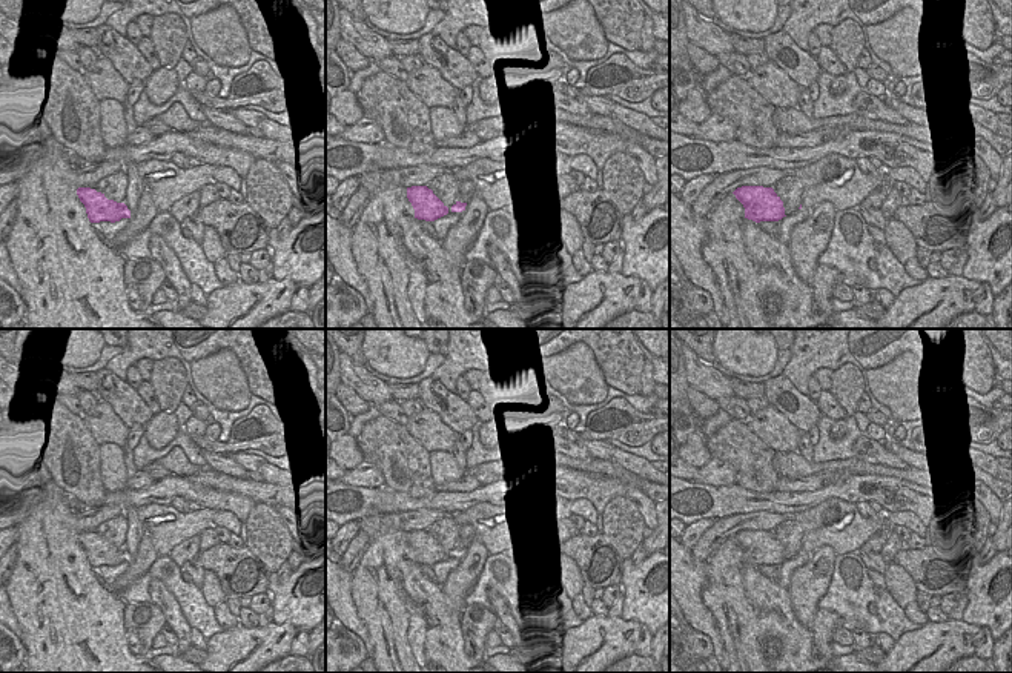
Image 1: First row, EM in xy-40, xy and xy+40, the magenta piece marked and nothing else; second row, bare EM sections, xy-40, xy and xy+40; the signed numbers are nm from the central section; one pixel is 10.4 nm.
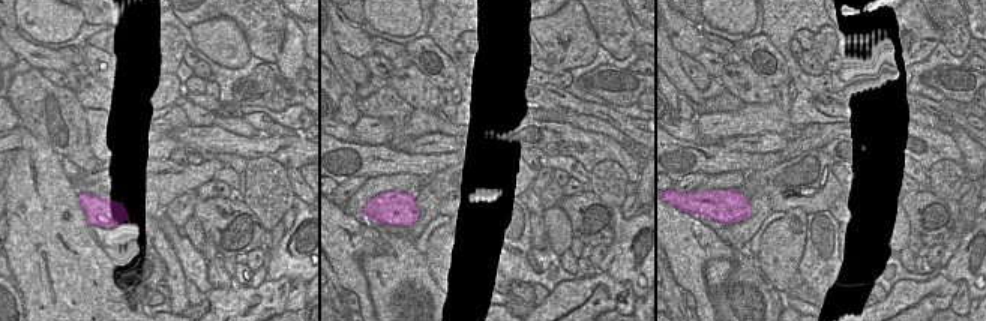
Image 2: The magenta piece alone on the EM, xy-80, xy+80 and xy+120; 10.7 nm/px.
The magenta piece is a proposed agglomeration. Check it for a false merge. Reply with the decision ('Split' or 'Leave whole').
Leave whole

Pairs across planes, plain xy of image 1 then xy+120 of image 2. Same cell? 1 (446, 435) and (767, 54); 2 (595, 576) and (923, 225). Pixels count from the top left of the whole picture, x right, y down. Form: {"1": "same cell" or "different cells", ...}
{"1": "different cells", "2": "same cell"}

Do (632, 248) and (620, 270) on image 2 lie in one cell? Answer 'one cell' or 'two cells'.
one cell

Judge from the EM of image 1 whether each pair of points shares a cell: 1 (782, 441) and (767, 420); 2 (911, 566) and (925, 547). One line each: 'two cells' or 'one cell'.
1: one cell
2: two cells

